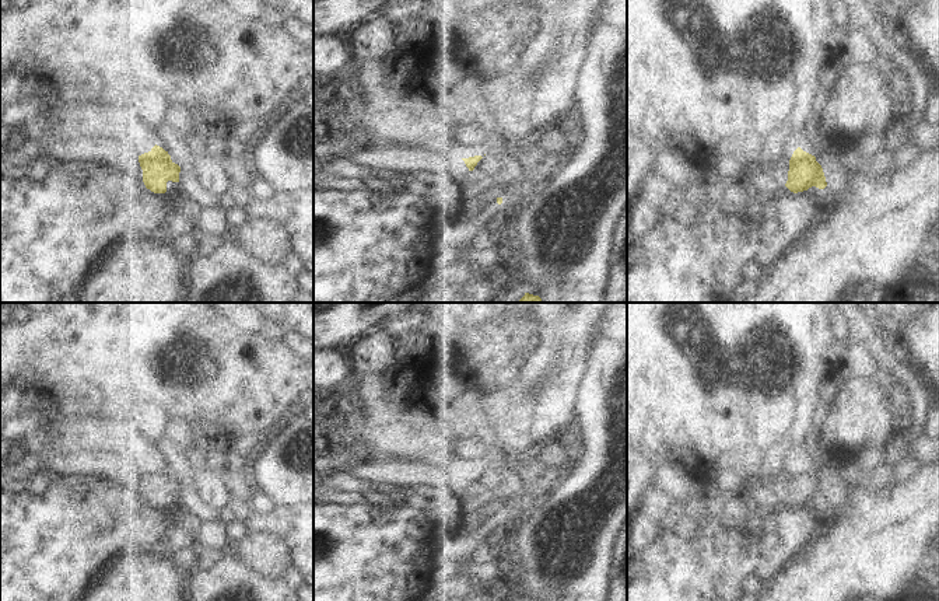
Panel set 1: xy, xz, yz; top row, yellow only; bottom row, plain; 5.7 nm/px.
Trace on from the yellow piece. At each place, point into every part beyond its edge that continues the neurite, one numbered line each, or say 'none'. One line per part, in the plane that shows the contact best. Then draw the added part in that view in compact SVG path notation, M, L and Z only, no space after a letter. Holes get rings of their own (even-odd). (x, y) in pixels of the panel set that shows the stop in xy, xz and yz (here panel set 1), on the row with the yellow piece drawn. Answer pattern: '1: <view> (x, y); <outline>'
1: yz (778, 177); M785 161L781 165L774 167L774 170L765 178L763 178L765 186L785 186L788 181L788 171L789 161Z

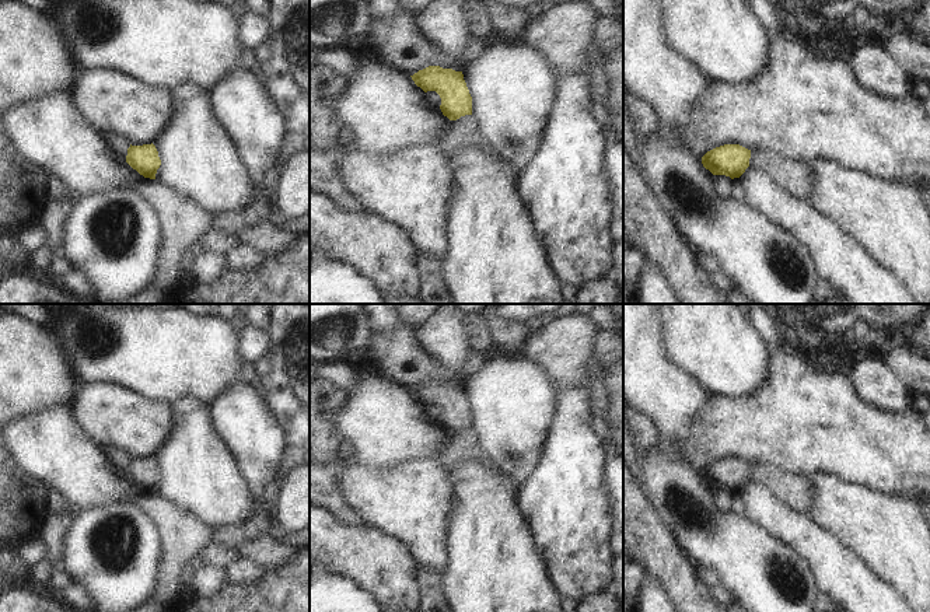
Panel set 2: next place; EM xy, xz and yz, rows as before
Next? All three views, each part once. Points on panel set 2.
1: xz (465, 129); M465 115L457 120L450 120L448 132L441 140L443 150L455 147L462 141L476 141L486 150L494 153L493 147L478 132L478 123L473 115Z

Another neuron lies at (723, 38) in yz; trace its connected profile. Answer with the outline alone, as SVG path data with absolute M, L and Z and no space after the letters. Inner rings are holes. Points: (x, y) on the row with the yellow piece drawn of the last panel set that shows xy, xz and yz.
M661 0L668 43L710 80L744 84L768 64L770 34L742 0Z

